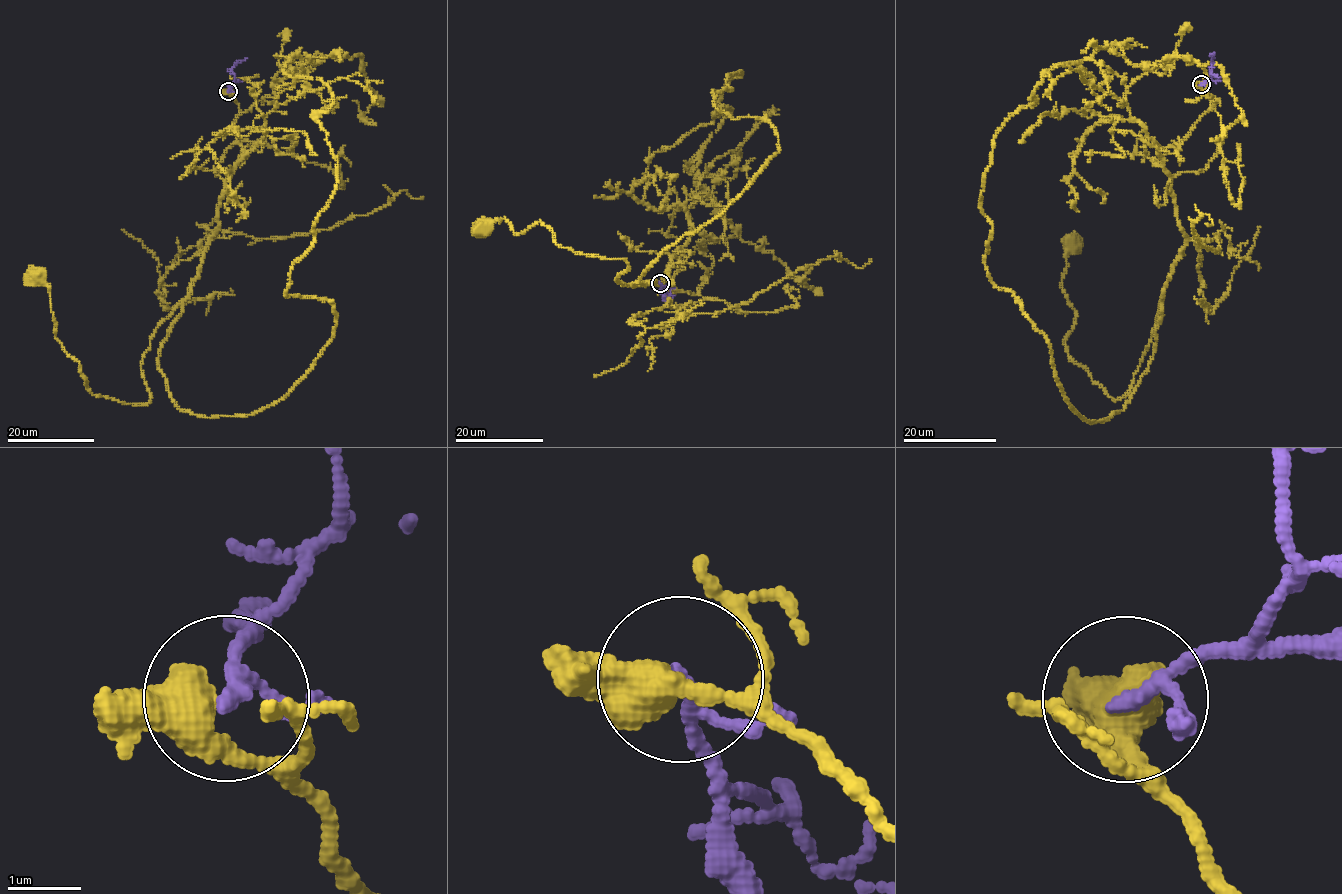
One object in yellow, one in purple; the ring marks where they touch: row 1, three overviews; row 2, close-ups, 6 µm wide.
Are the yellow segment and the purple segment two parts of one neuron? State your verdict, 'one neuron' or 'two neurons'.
two neurons

